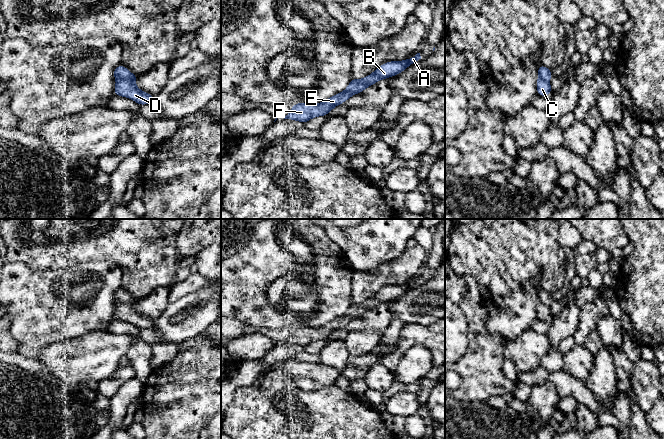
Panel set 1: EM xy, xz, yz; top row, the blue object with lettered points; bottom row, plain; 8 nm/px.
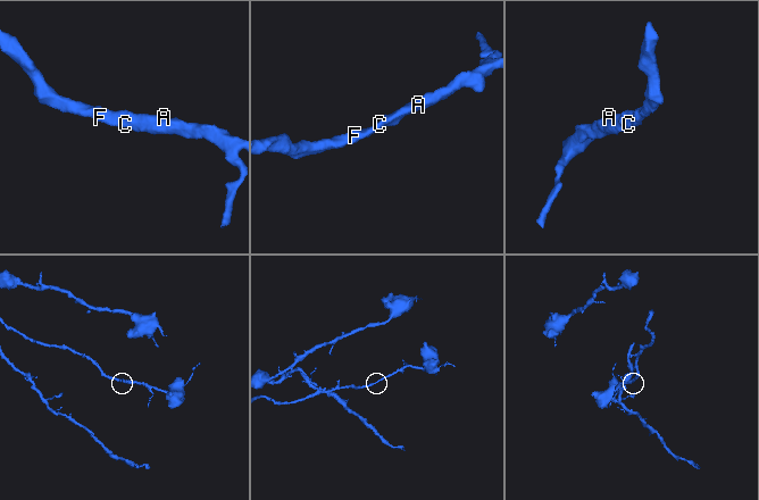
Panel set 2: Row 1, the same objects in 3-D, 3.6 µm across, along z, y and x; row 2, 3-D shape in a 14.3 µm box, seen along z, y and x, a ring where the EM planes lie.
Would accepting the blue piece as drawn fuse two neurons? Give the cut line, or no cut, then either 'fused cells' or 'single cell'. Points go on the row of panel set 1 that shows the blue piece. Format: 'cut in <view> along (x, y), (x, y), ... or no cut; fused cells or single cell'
no cut; single cell

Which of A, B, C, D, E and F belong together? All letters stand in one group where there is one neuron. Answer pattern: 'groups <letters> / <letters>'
groups A B C D E F

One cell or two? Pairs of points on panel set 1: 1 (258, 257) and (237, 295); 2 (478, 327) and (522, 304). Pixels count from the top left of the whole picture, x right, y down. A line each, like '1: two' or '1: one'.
1: one
2: two

